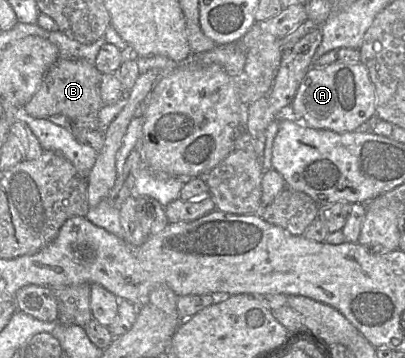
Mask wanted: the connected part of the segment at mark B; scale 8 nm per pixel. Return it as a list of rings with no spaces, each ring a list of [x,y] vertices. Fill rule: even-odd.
[[[59,58],[50,67],[40,87],[24,106],[24,110],[30,116],[42,119],[64,115],[74,121],[83,116],[96,116],[103,107],[100,94],[102,74],[95,64],[85,59]]]

